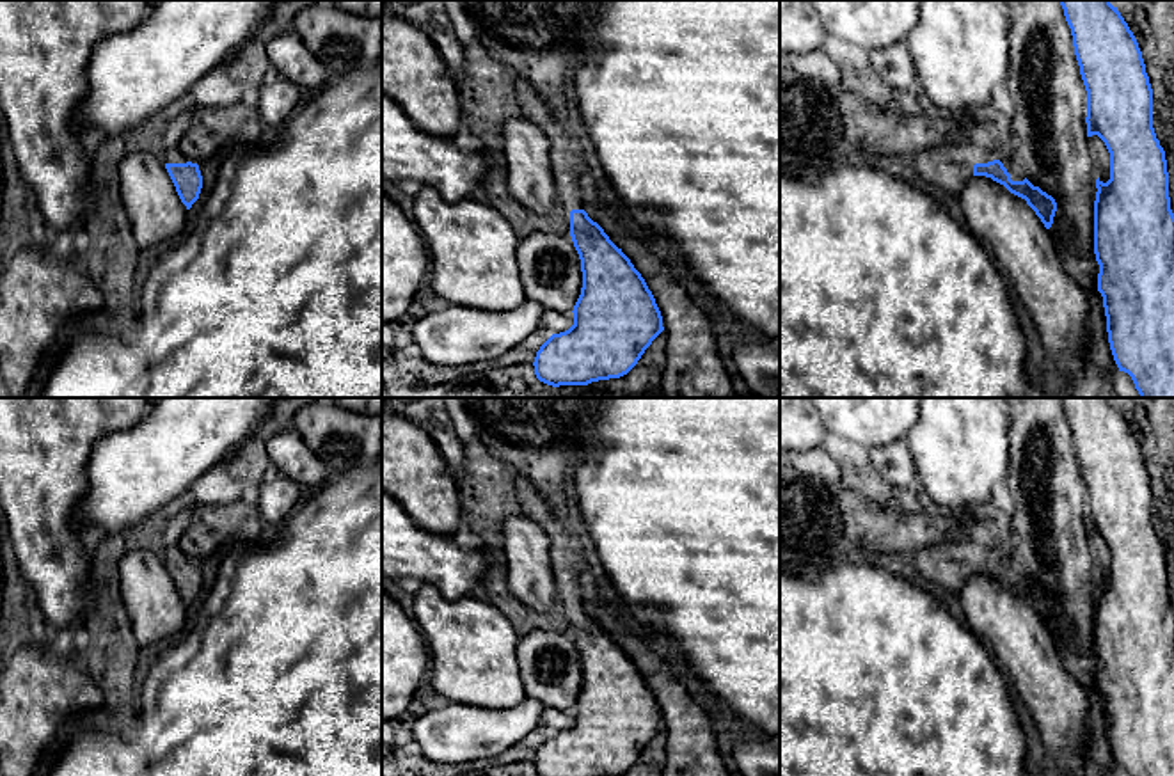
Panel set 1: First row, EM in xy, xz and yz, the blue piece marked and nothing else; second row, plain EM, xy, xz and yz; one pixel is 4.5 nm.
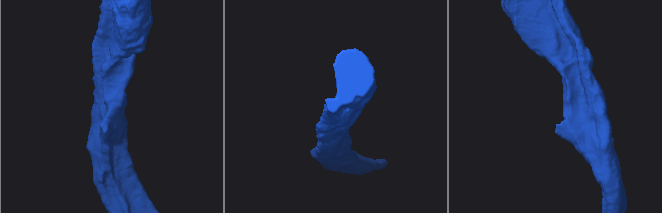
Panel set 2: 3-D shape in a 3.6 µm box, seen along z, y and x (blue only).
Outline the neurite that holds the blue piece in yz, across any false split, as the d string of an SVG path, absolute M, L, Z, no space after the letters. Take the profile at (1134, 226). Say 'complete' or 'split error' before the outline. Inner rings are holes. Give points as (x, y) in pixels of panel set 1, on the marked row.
complete; M1060 0L1087 91L1087 137L1098 135L1110 153L1110 179L1096 179L1094 254L1099 265L1108 343L1119 371L1131 376L1140 398L1174 398L1174 213L1165 151L1153 128L1153 89L1138 43L1110 0Z

